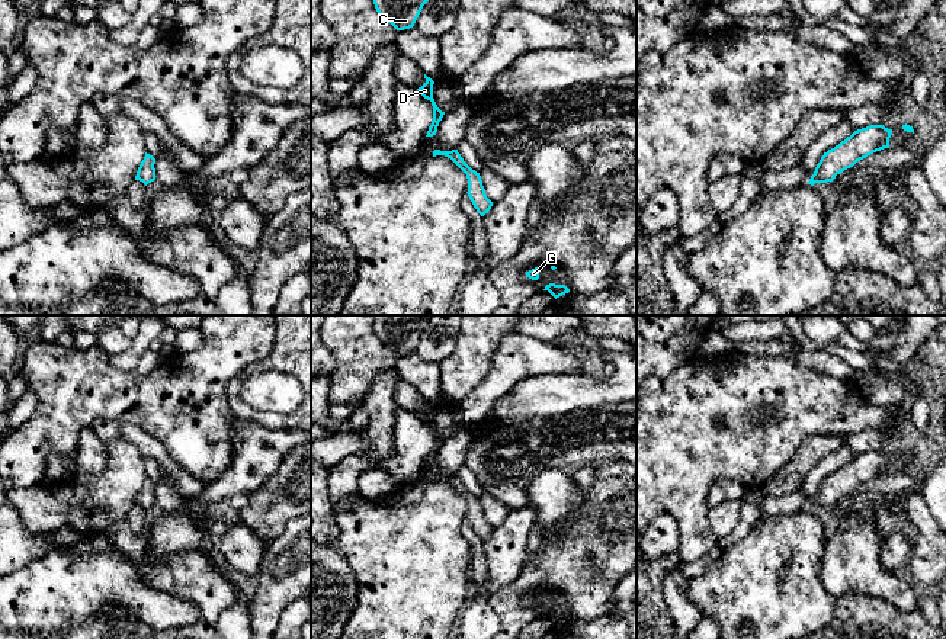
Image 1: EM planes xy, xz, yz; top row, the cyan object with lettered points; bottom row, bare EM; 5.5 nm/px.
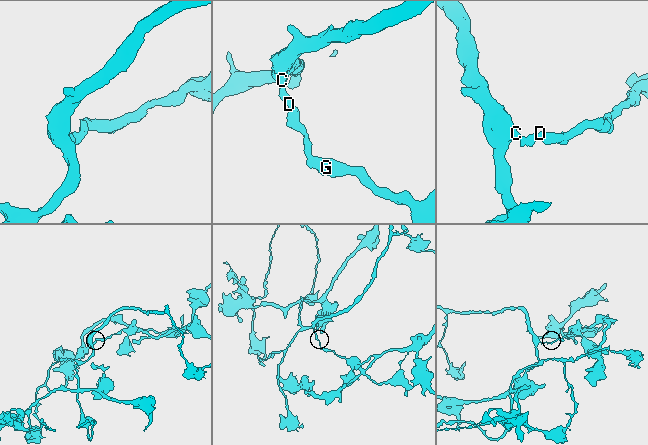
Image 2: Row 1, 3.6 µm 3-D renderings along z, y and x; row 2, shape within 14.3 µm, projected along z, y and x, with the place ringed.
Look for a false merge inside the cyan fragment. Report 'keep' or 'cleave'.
cleave

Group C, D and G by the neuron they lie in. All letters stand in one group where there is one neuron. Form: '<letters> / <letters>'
C D / G

